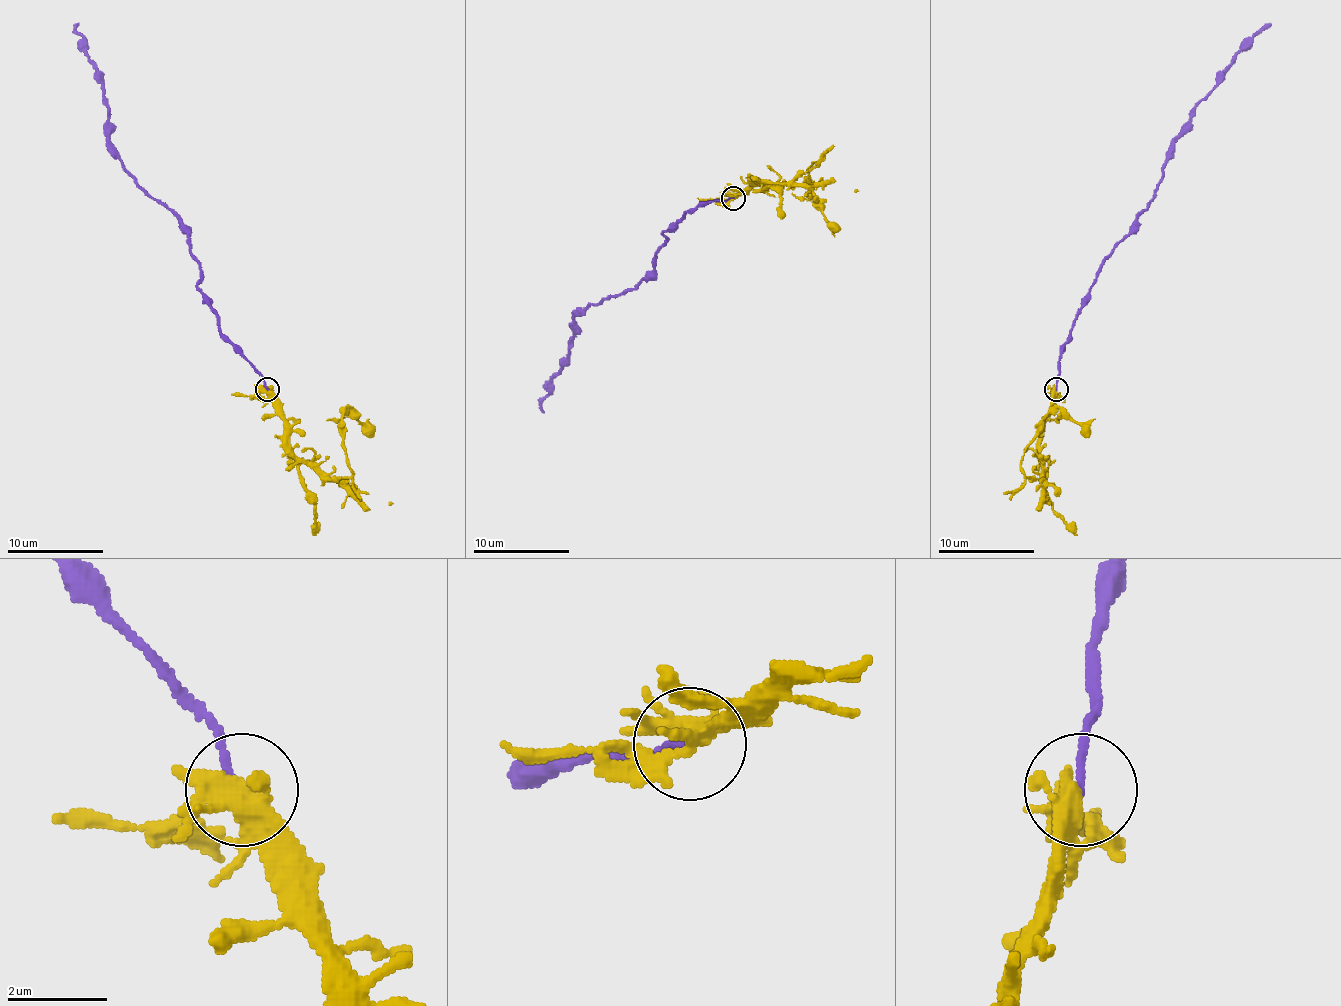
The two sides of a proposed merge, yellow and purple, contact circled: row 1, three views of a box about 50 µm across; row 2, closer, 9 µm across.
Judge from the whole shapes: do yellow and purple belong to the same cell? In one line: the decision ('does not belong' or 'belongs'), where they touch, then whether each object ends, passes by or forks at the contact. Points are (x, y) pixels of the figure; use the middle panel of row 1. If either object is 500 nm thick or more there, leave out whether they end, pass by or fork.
does not belong | (733, 198) | yellow forks | purple ends

